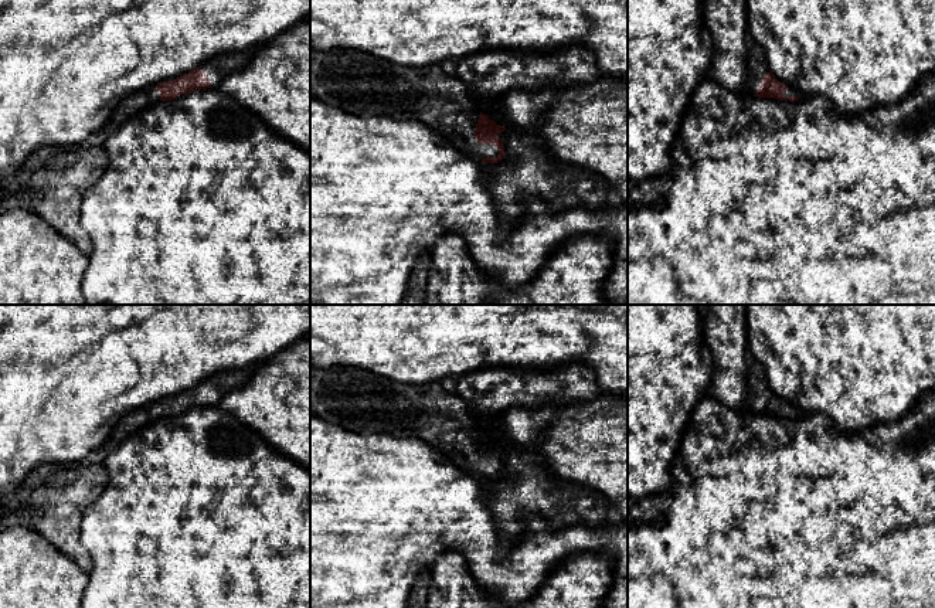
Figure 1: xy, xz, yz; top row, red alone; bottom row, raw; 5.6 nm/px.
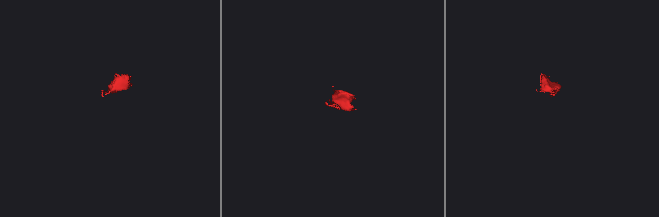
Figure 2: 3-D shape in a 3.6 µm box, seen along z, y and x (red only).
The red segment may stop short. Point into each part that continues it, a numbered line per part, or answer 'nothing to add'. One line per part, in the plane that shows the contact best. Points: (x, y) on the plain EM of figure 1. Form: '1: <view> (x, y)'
1: xy (217, 386)
2: xz (357, 400)

